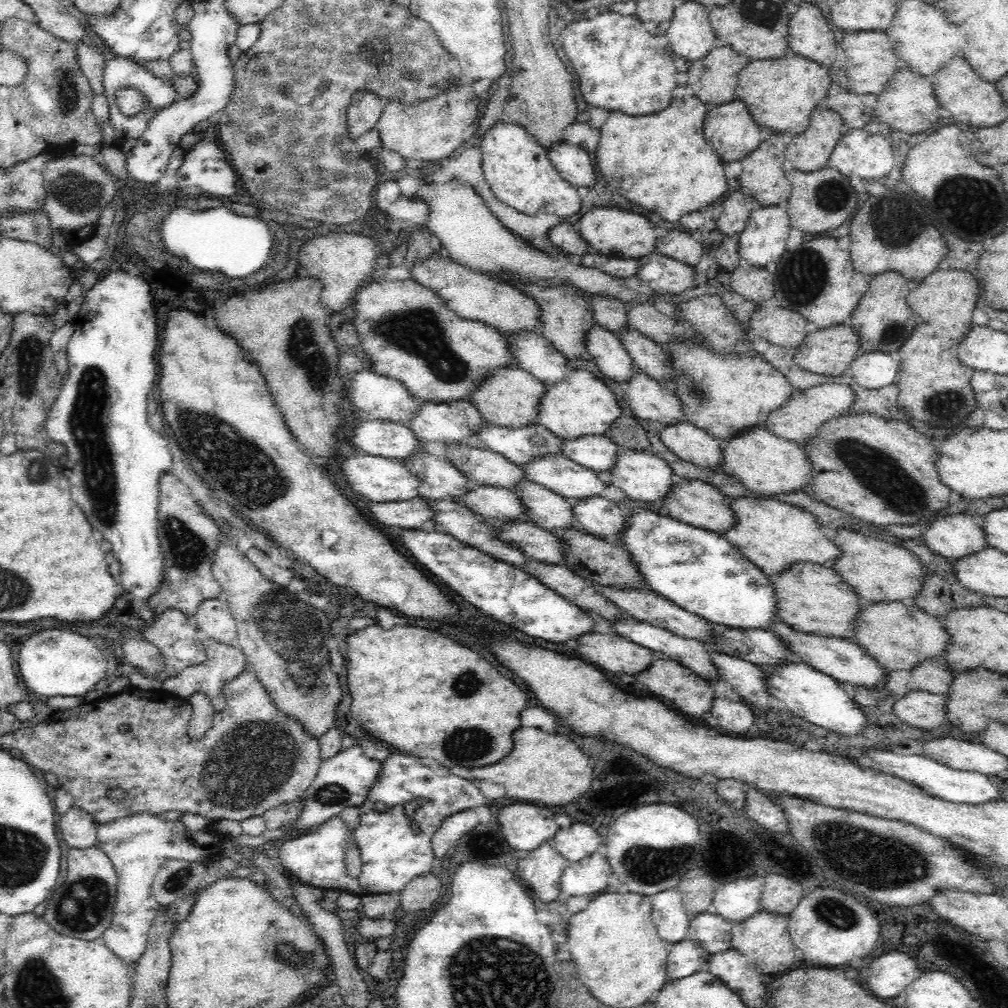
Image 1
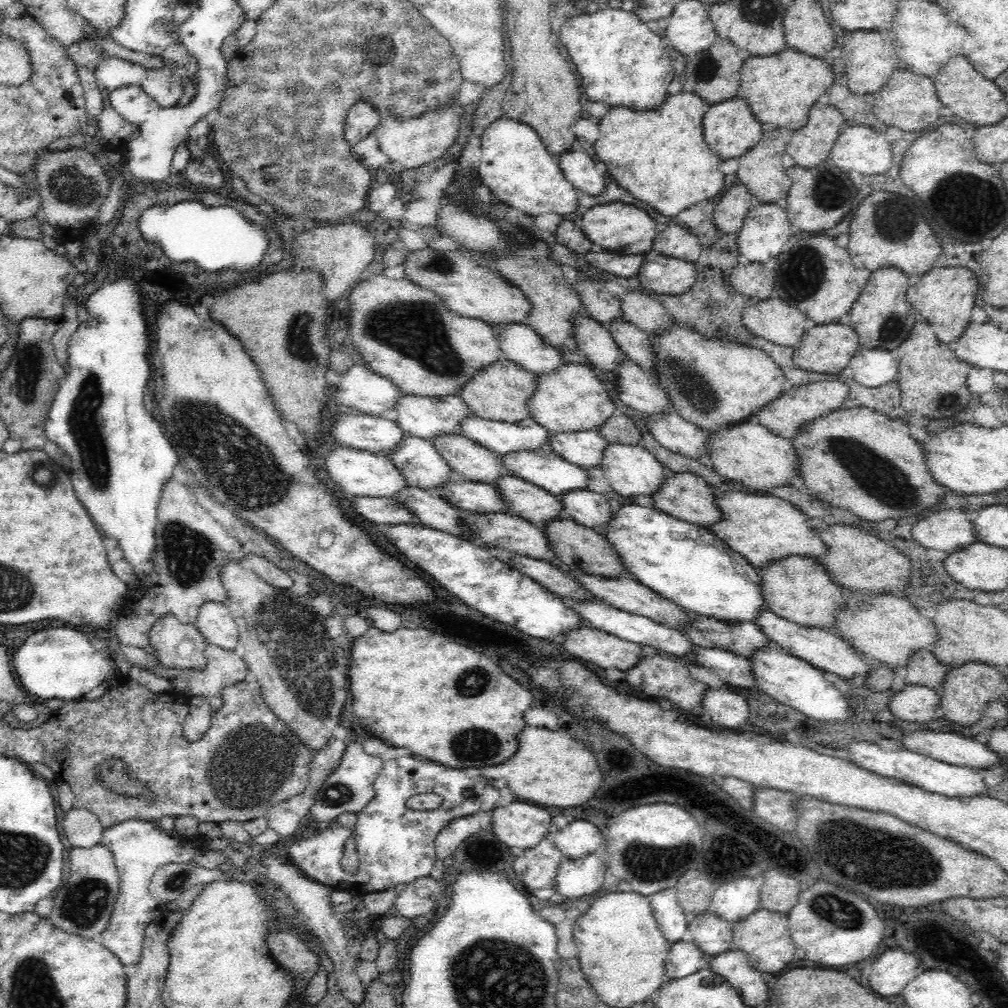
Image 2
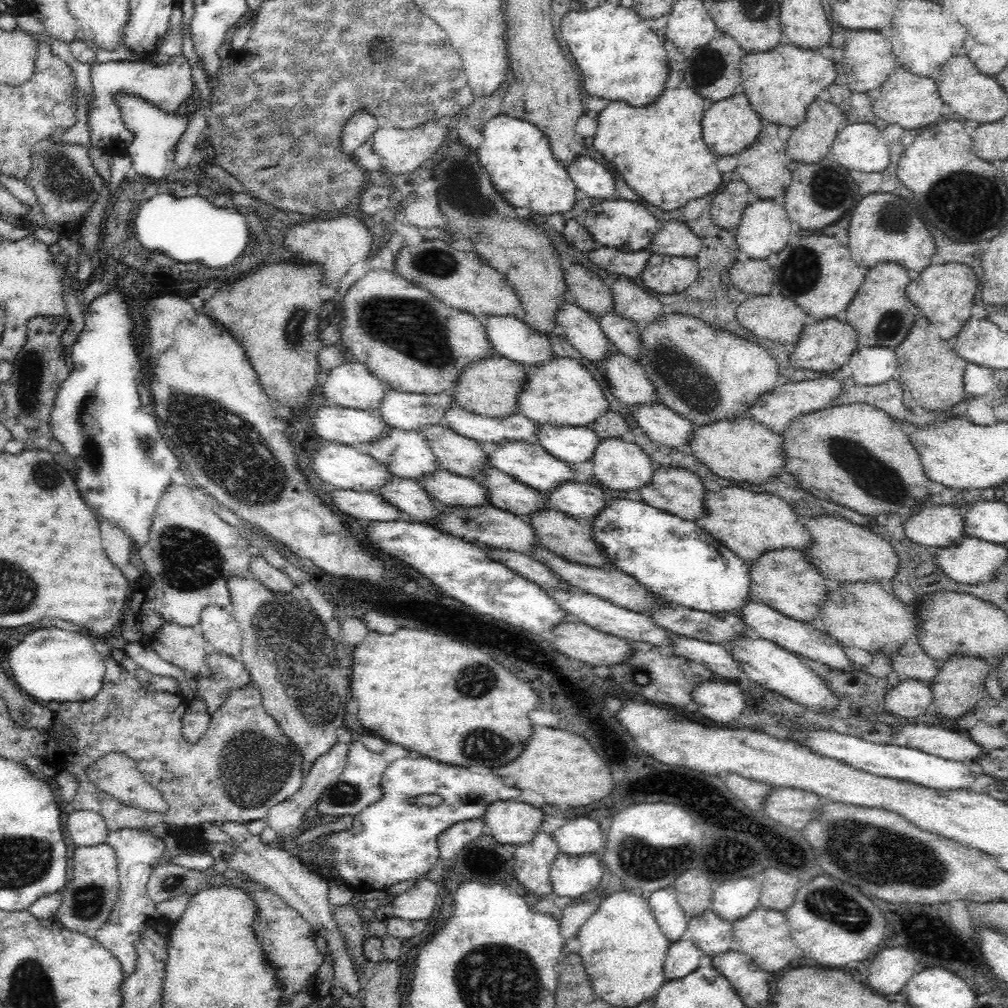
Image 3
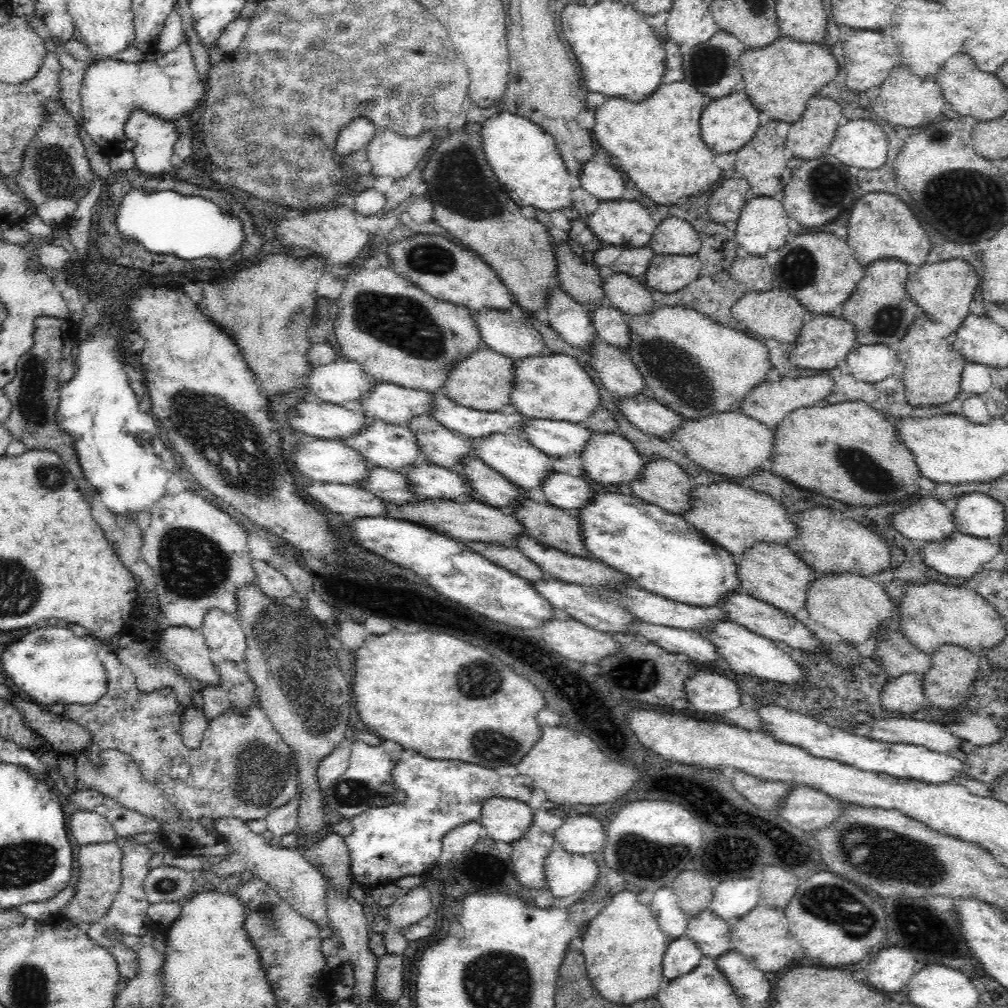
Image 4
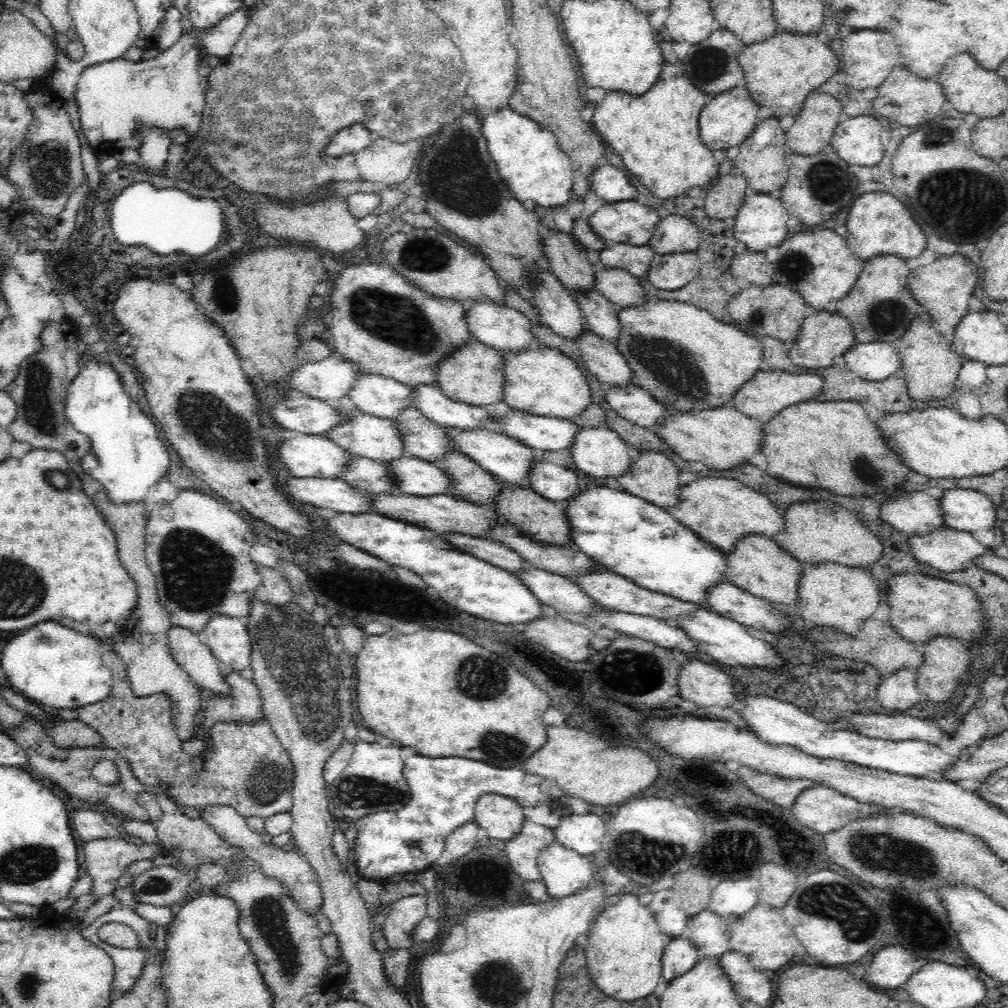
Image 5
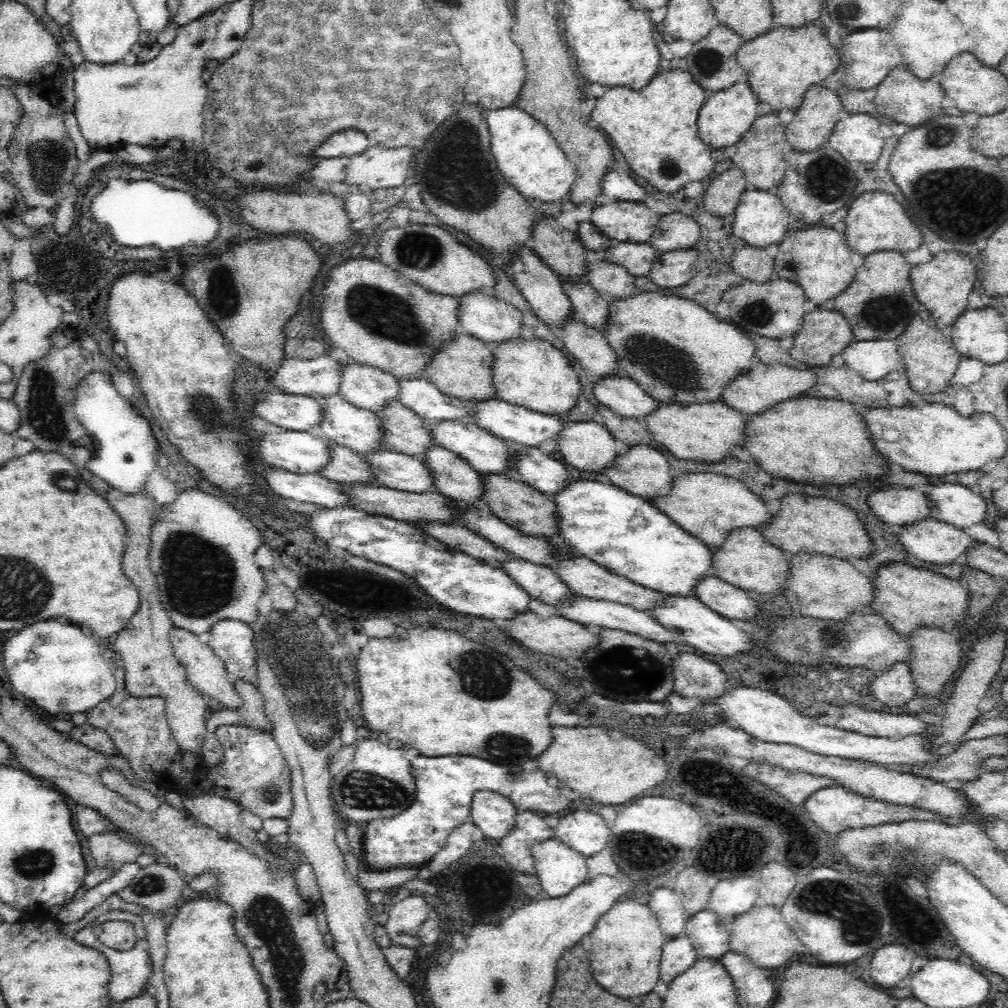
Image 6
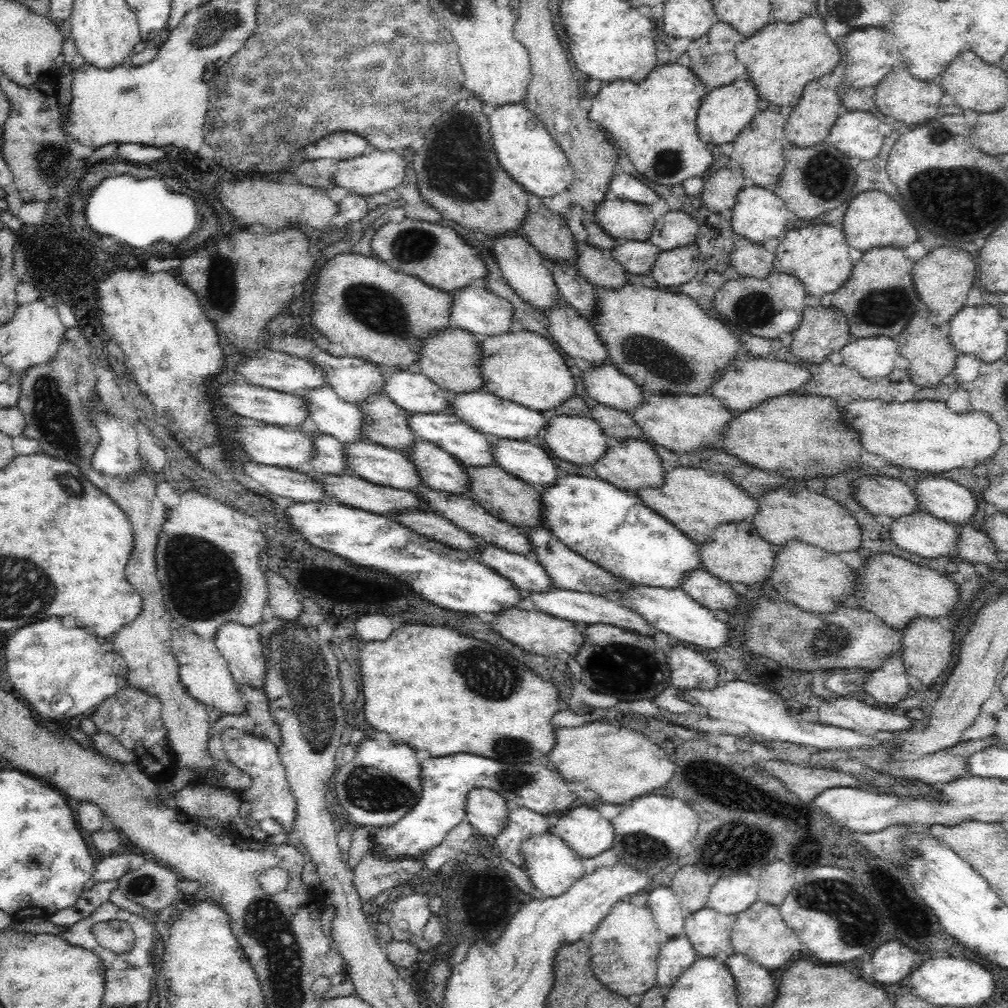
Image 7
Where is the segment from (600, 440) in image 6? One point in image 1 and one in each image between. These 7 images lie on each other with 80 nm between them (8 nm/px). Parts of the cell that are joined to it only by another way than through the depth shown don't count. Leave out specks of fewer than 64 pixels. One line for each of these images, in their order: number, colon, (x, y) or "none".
1: (643, 476)
2: (631, 470)
3: (620, 464)
4: (609, 458)
5: (602, 453)

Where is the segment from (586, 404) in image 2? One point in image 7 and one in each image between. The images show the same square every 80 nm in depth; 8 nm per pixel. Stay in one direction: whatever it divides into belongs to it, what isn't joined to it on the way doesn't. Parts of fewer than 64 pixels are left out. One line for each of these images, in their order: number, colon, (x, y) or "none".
3: (562, 392)
4: (554, 386)
5: (543, 381)
6: (534, 374)
7: (524, 367)

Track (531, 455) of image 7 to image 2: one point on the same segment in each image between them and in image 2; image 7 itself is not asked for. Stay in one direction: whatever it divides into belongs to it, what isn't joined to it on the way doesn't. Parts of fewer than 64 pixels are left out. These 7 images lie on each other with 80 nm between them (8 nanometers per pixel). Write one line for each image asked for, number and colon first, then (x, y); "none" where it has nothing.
2: (590, 509)
3: (581, 501)
4: (563, 491)
5: (557, 484)
6: (547, 475)

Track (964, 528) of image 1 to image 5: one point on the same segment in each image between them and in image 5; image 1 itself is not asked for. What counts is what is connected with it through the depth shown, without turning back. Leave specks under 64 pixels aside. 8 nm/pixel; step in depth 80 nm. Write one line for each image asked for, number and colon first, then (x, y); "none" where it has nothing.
2: (947, 531)
3: (940, 526)
4: (927, 520)
5: (914, 513)

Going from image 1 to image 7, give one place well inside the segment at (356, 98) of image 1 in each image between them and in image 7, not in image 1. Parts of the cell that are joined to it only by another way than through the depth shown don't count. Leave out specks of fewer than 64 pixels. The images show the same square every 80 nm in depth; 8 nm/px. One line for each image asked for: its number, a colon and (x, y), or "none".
2: (362, 118)
3: (360, 126)
4: (360, 130)
5: (350, 140)
6: (349, 142)
7: (341, 145)

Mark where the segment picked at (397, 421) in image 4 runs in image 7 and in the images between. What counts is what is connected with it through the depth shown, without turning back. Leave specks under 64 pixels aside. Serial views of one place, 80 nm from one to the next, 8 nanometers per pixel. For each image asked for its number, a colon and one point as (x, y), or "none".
5: (374, 395)
6: (368, 388)
7: (355, 380)

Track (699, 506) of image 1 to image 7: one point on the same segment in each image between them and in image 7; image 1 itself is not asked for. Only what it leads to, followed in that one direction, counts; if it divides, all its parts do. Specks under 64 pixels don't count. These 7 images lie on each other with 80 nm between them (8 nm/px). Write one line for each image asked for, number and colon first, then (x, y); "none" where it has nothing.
2: (687, 496)
3: (680, 492)
4: (663, 483)
5: (654, 477)
6: (643, 471)
7: (634, 465)

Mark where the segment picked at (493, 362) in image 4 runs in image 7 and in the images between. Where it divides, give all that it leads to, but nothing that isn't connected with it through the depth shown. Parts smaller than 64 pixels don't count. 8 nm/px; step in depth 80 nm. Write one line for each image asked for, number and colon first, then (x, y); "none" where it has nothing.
5: (475, 374)
6: (462, 368)
7: (451, 358)

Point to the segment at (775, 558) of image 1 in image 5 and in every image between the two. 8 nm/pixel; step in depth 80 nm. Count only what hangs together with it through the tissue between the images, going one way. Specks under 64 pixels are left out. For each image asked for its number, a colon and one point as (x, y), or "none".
2: (762, 528)
3: (749, 524)
4: (734, 517)
5: (721, 510)

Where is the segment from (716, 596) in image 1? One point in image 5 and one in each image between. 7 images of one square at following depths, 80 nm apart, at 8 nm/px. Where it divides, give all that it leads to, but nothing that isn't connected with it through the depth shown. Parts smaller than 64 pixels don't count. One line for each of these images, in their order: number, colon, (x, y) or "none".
2: (690, 566)
3: (675, 559)
4: (662, 553)
5: (634, 538)

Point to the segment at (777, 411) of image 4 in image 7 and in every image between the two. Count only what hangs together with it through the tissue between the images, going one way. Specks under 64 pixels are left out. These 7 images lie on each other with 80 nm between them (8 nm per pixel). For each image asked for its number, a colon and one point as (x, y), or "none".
5: (773, 390)
6: (765, 386)
7: (749, 381)

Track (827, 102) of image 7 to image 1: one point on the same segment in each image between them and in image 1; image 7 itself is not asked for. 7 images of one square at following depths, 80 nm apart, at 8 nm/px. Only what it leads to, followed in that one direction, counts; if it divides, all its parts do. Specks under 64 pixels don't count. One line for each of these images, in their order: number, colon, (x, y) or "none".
1: (810, 151)
2: (810, 146)
3: (809, 143)
4: (809, 138)
5: (813, 129)
6: (812, 126)

